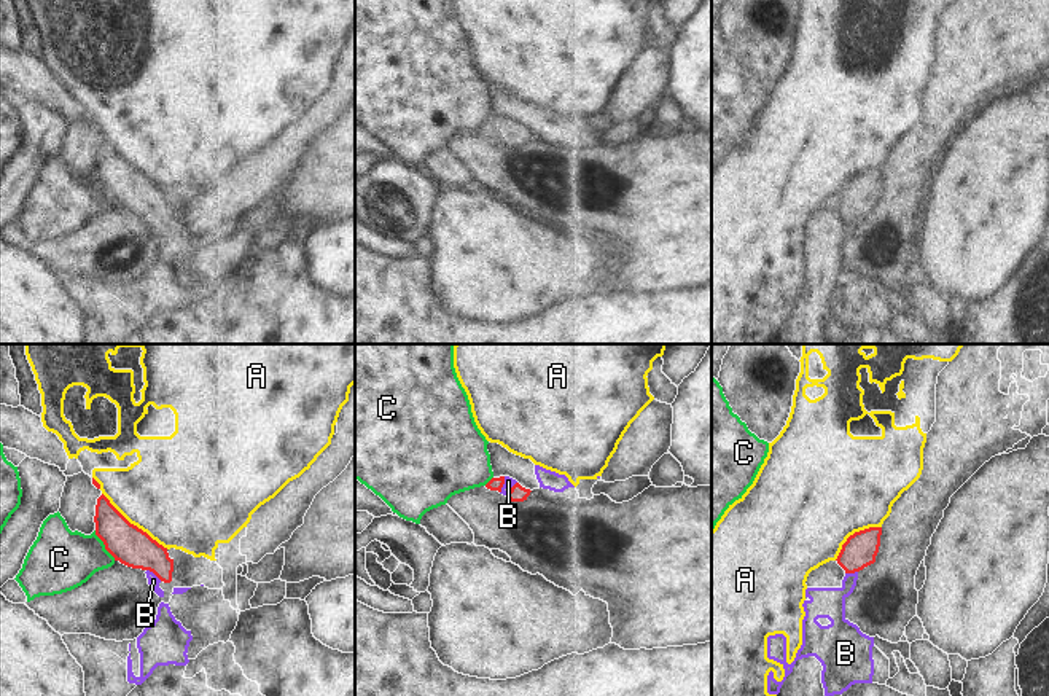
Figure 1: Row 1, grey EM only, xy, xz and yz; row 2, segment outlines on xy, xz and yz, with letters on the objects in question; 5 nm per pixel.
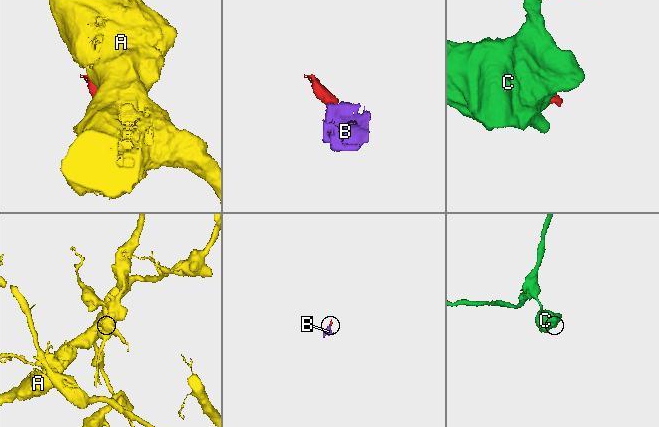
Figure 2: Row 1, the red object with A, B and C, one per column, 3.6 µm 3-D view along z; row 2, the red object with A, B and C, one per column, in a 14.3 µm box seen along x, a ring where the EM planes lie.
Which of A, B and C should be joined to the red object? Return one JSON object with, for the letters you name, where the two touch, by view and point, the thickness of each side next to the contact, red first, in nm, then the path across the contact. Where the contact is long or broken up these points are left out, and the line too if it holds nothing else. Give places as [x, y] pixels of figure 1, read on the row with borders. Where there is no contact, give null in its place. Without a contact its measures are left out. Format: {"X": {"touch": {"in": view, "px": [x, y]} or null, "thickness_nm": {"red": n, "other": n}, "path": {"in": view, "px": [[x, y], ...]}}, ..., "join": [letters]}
{"B": {"touch": {"in": "xz", "px": [503, 483]}, "thickness_nm": {"red": 60, "other": 50}, "path": {"in": "xz", "px": [[495, 483], [503, 483], [508, 481]]}}, "join": ["B"]}

